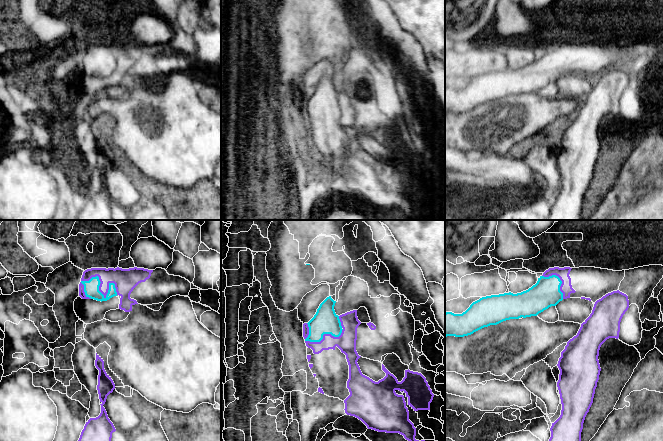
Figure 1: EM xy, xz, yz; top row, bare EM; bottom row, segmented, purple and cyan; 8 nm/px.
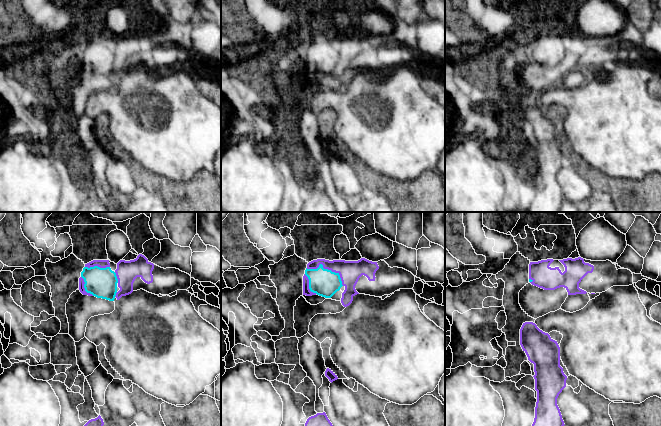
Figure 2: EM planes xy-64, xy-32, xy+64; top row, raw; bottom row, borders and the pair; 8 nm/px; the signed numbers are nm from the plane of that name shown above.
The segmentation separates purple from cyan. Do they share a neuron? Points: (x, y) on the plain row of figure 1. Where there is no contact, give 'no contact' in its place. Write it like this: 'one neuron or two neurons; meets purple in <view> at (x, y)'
two neurons; meets purple in xy at (100, 67)

